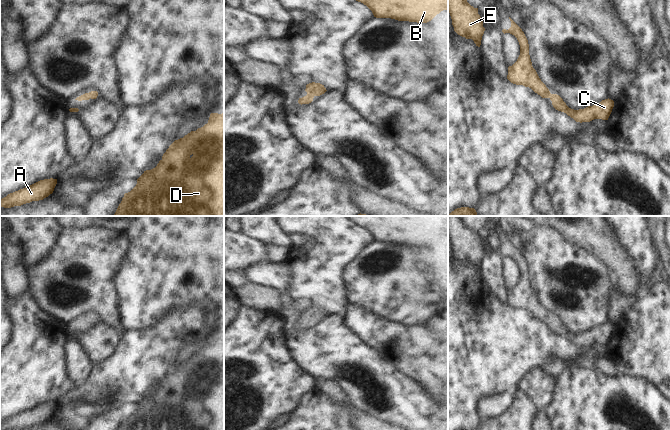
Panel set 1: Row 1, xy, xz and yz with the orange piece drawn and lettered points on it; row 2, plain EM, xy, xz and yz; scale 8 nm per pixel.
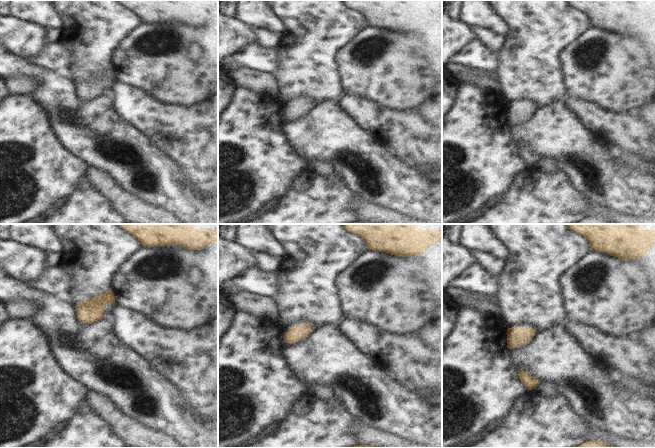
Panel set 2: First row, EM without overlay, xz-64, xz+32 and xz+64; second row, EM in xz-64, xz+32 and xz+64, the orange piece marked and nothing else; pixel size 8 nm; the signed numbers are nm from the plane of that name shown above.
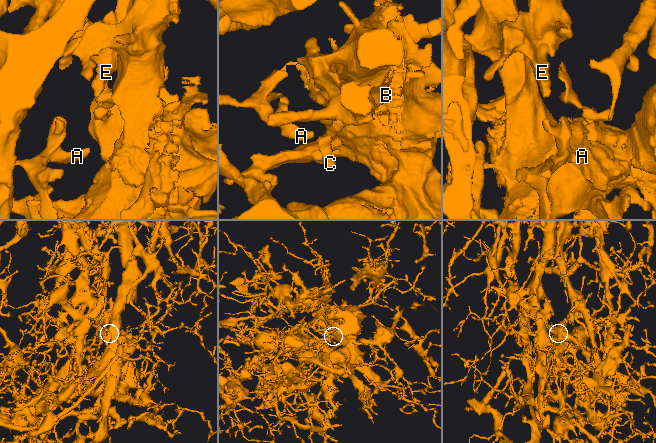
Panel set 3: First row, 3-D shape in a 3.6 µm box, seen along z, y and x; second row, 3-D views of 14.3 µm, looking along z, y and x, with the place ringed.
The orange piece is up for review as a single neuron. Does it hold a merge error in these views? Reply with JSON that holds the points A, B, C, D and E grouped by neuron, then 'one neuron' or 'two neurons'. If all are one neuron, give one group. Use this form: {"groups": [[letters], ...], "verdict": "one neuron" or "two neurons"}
{"groups": [["A", "B", "C", "D", "E"]], "verdict": "one neuron"}

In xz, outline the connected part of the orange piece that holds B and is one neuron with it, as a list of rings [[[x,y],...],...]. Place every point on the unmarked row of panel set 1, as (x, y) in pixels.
[[[347,216],[354,224],[366,229],[376,242],[427,247],[448,233],[447,222],[423,222],[421,216]]]

